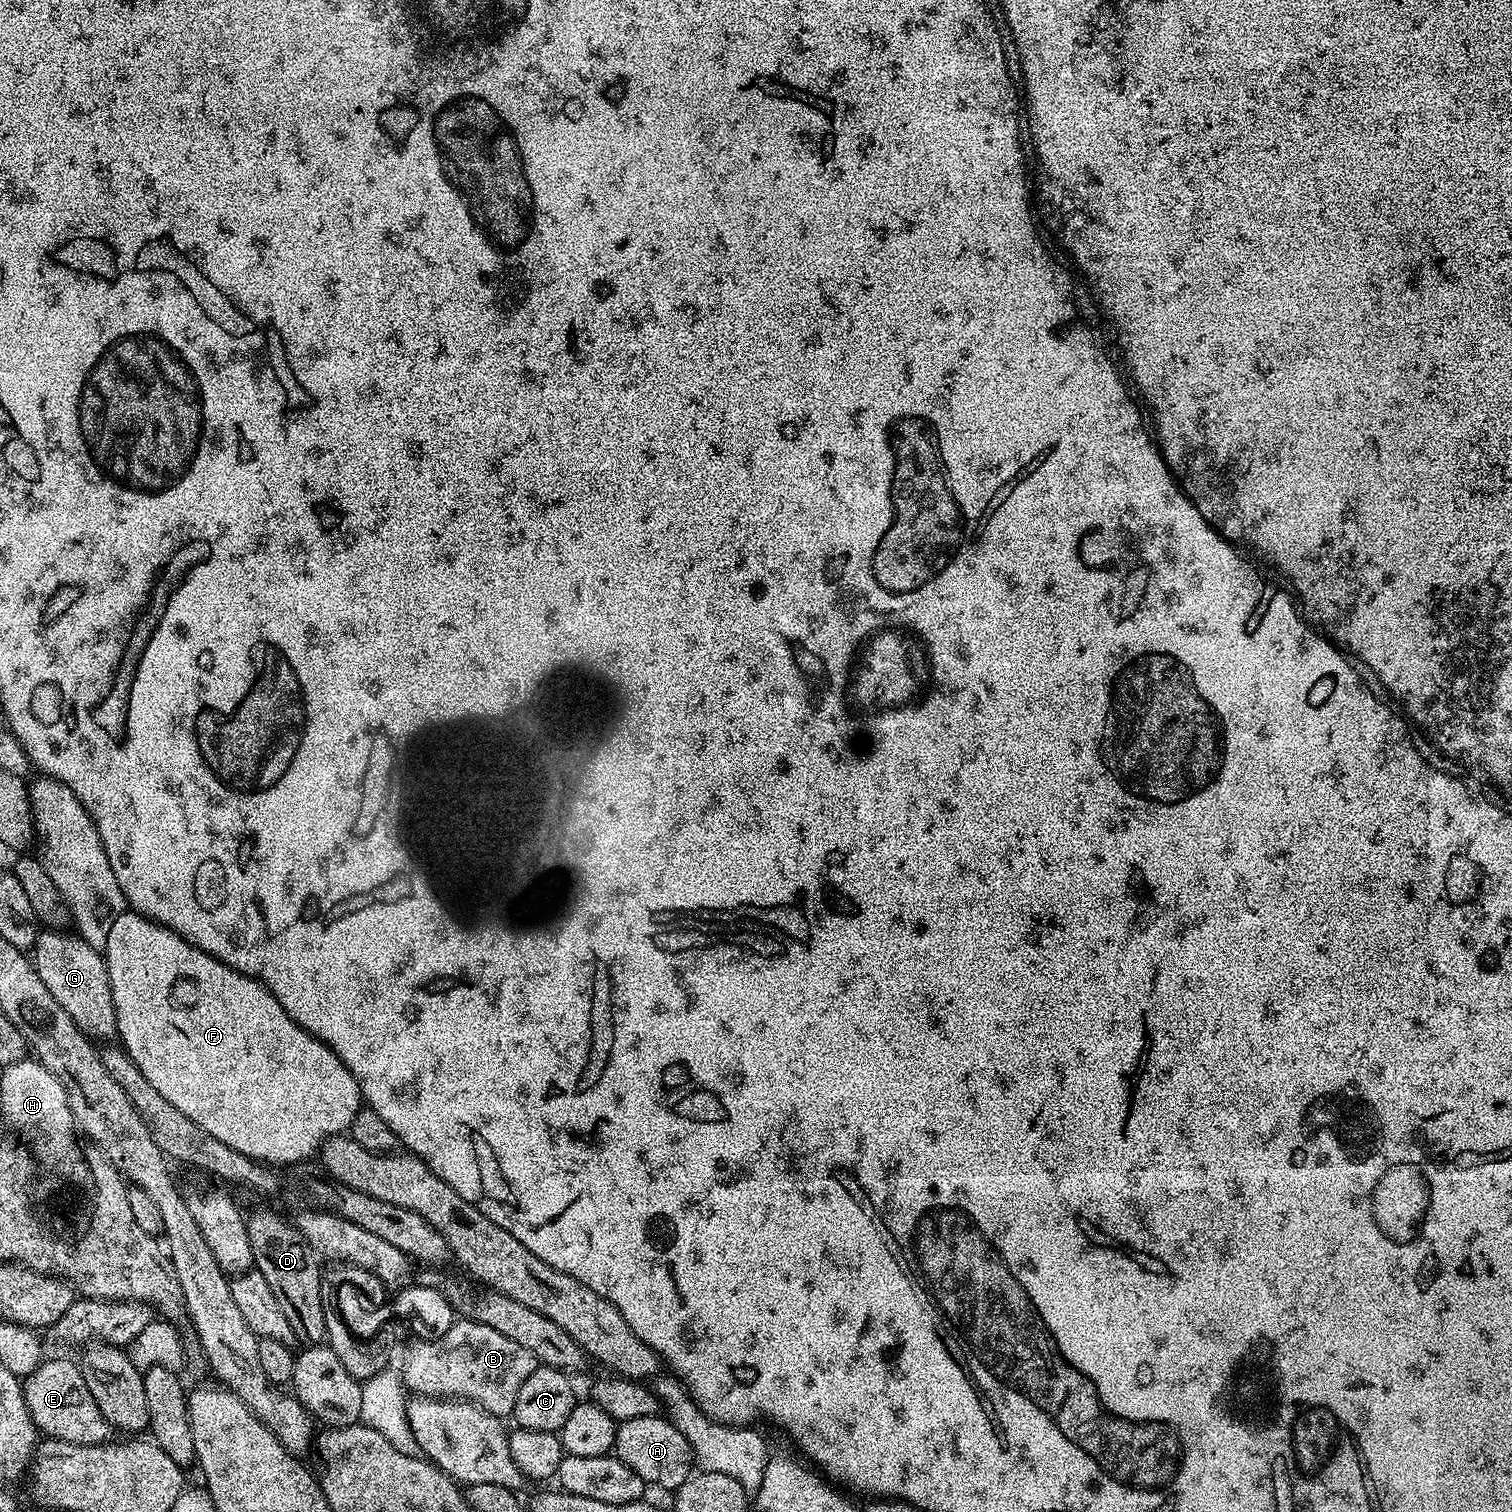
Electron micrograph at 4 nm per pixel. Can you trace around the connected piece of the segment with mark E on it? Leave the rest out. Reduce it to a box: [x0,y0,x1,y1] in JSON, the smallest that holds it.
[23,1359,114,1444]

